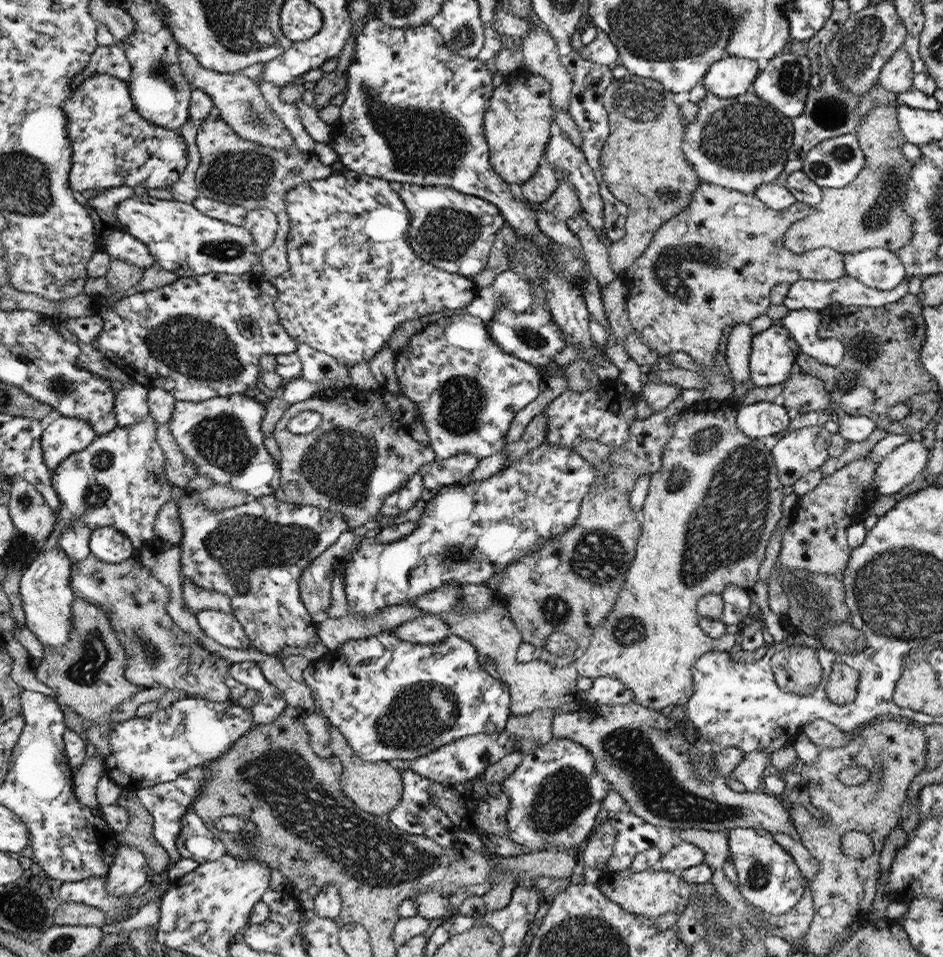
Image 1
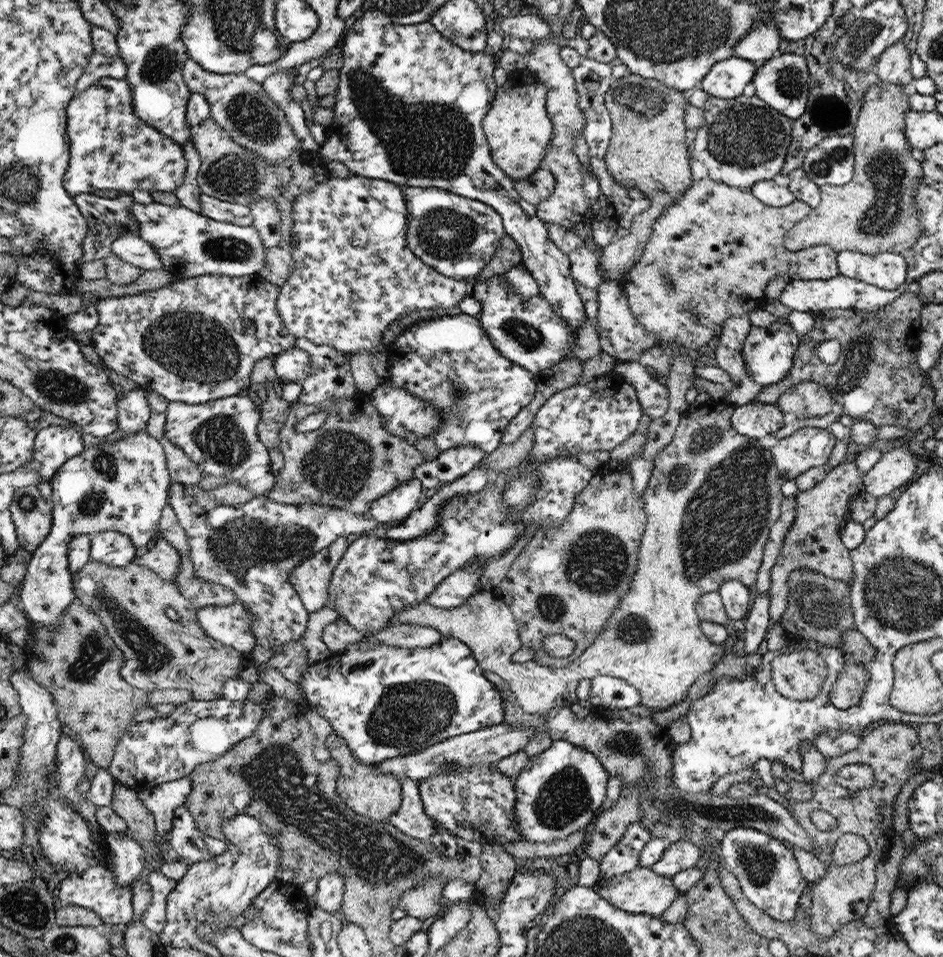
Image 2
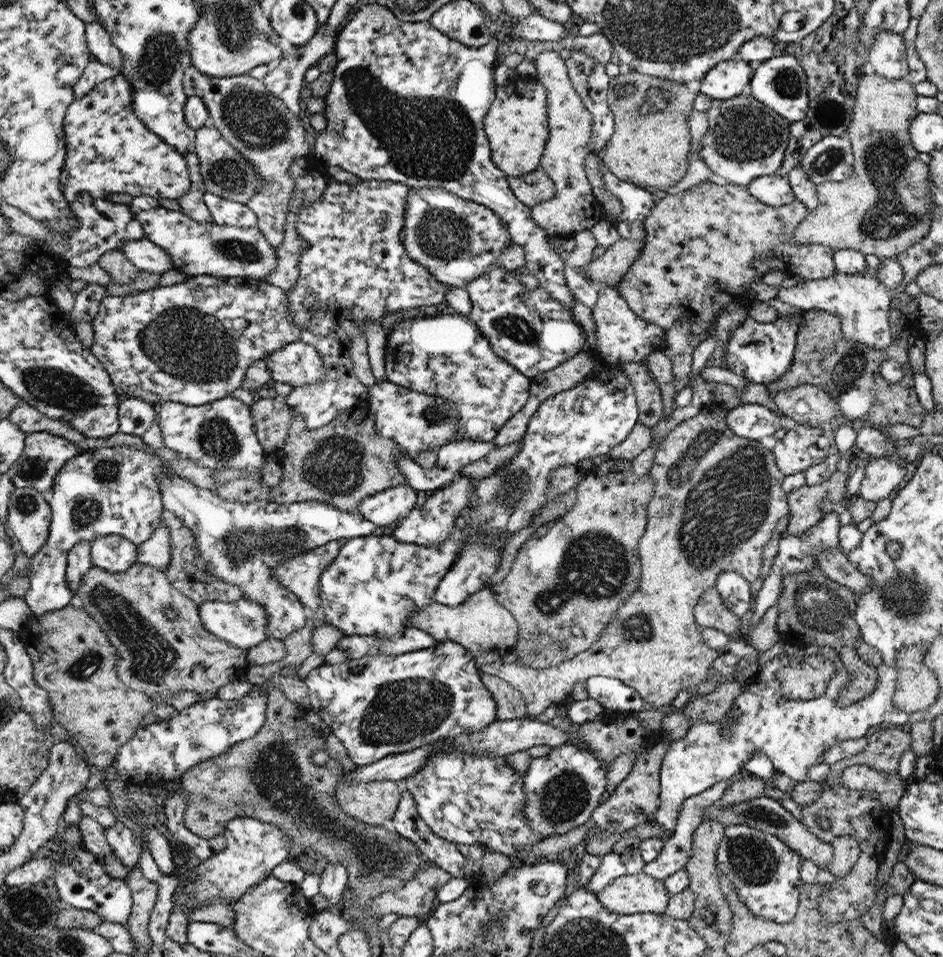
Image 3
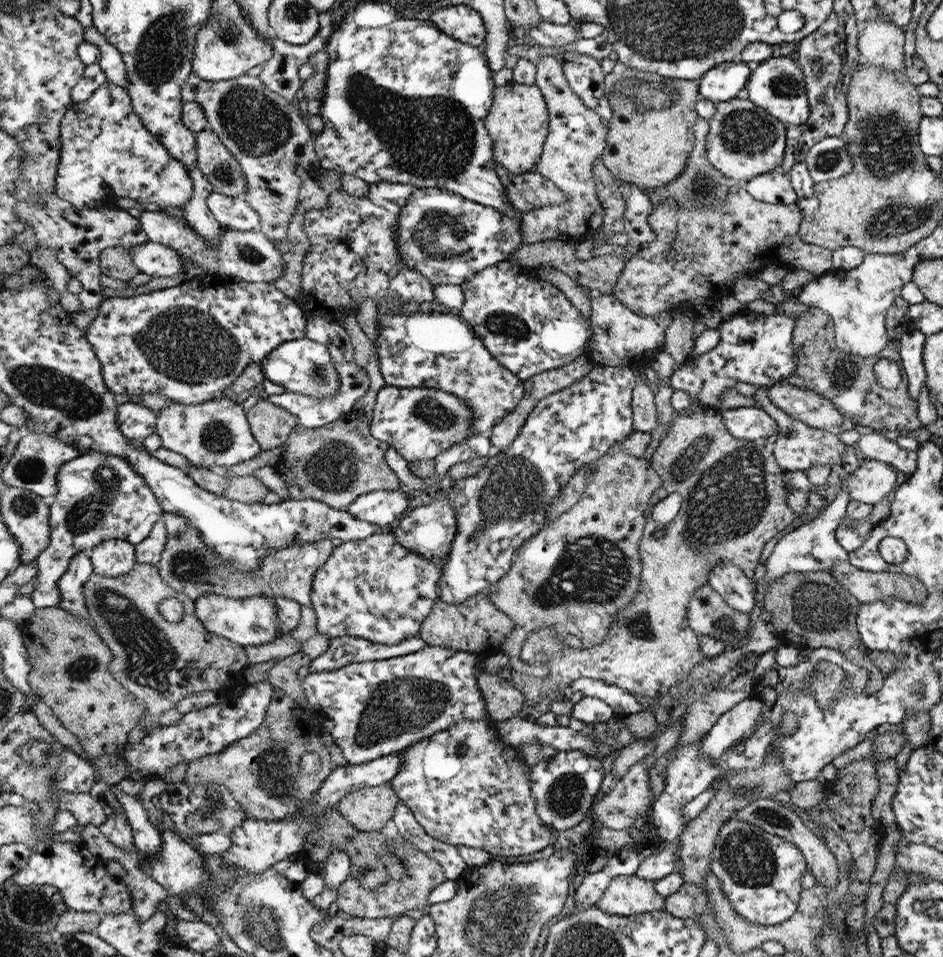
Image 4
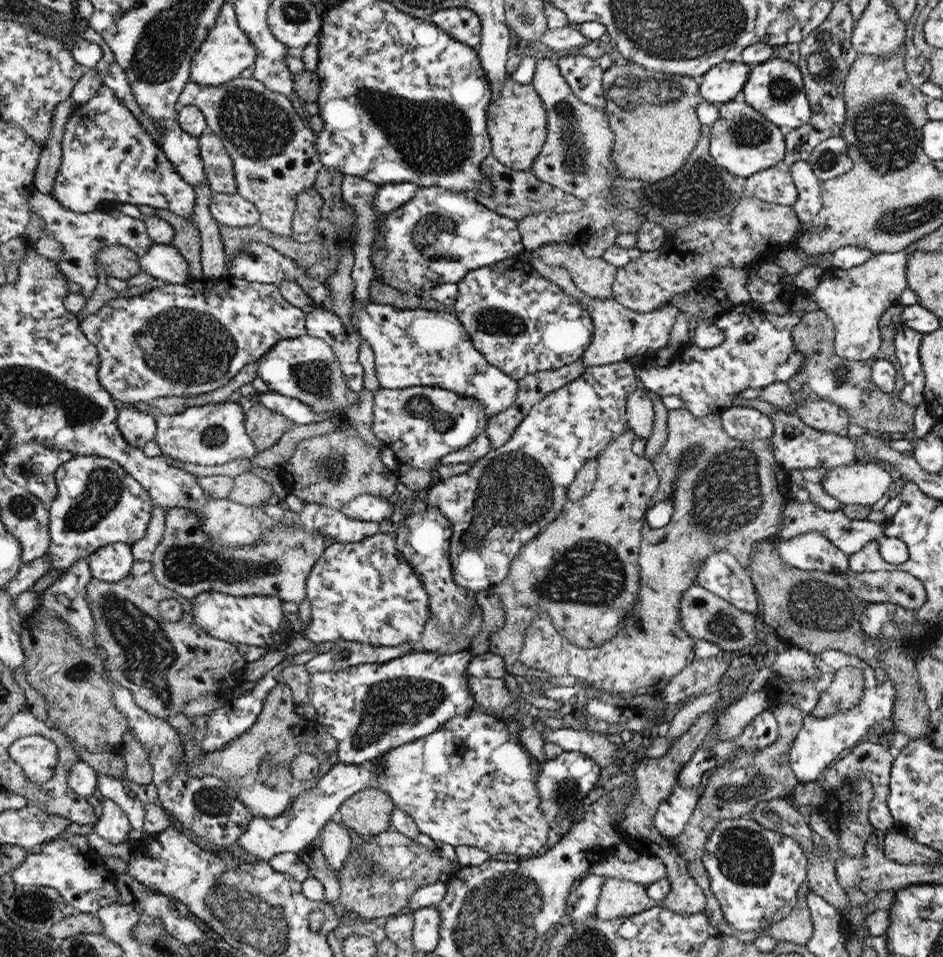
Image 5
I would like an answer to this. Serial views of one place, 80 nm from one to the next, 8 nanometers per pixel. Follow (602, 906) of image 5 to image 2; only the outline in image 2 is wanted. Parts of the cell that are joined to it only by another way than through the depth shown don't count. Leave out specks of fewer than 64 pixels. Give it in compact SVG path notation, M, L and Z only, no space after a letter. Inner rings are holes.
M640 866L622 875L599 880L594 888L600 896L612 903L612 906L619 907L620 910L630 914L651 914L657 917L667 912L672 901L687 894L687 892L676 889L675 884L672 883L672 878L656 874L651 867Z

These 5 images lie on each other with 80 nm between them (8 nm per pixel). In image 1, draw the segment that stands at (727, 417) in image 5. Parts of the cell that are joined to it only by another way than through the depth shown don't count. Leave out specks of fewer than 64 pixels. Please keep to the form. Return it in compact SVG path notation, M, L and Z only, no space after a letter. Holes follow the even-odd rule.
M758 402L748 406L741 405L736 416L737 427L753 439L763 440L766 436L788 428L790 418L784 406L773 402Z

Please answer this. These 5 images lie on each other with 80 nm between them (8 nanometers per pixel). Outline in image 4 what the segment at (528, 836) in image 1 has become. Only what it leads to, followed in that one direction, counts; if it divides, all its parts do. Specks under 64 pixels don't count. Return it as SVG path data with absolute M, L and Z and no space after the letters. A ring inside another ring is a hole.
M581 750L558 751L558 754L544 758L536 765L531 767L532 790L537 798L537 806L535 808L536 815L542 820L546 826L552 826L554 831L564 832L567 829L578 824L588 811L590 806L594 806L594 796L598 796L600 784L604 780L604 768L602 761L593 755L586 754Z

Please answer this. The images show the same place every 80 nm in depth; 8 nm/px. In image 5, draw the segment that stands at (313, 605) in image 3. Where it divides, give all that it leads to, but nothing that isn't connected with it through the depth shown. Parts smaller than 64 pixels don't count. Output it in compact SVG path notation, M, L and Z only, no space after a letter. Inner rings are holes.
M171 508L165 511L165 533L161 543L154 549L151 563L158 581L187 599L193 599L200 593L217 592L237 597L278 597L285 602L298 604L307 598L307 578L315 562L323 556L327 545L328 542L324 542L322 535L309 533L296 525L280 525L278 529L267 530L258 544L240 548L224 547L222 543L208 536L194 511Z

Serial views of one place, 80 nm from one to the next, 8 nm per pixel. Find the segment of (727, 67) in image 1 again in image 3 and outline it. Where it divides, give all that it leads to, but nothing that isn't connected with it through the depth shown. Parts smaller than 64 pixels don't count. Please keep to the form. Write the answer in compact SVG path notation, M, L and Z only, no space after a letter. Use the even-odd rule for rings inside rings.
M737 57L719 62L706 74L699 92L714 100L730 100L739 97L742 90L751 84L755 70L750 63Z

